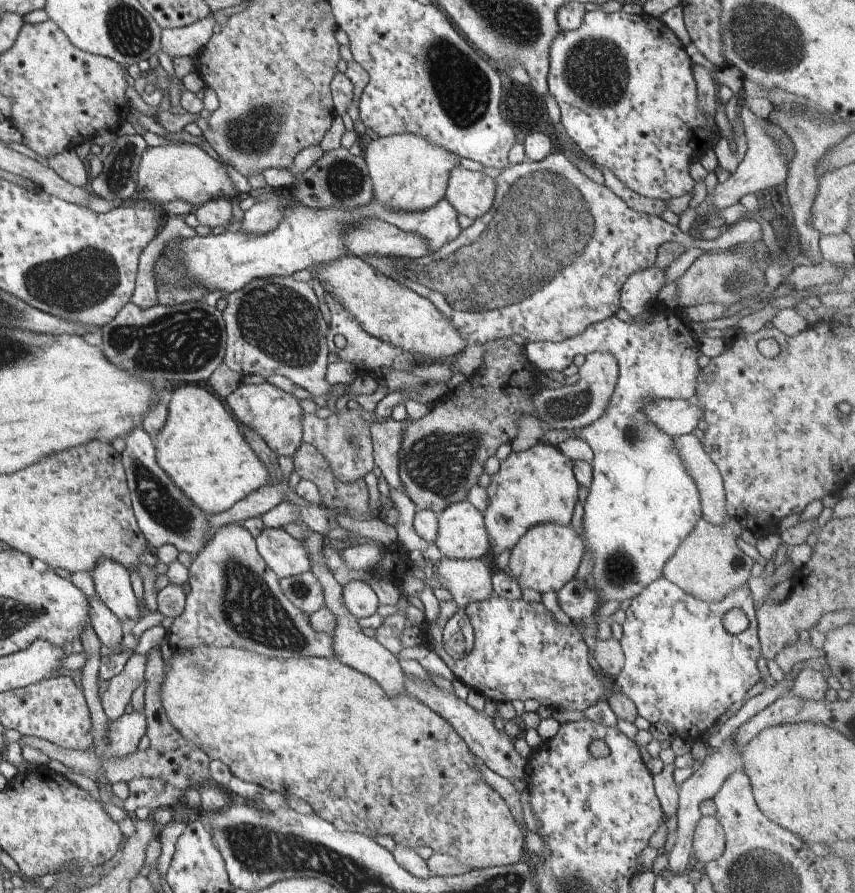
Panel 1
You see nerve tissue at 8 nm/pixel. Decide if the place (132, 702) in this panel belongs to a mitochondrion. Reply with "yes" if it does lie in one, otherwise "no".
no

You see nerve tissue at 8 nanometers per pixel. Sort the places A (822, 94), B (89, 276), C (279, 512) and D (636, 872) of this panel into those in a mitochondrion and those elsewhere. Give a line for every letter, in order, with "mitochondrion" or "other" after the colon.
A: other
B: mitochondrion
C: other
D: other

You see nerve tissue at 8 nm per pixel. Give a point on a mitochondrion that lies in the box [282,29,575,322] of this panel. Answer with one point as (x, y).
(461, 89)

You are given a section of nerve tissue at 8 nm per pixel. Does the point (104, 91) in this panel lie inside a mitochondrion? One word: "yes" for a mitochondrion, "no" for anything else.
no

